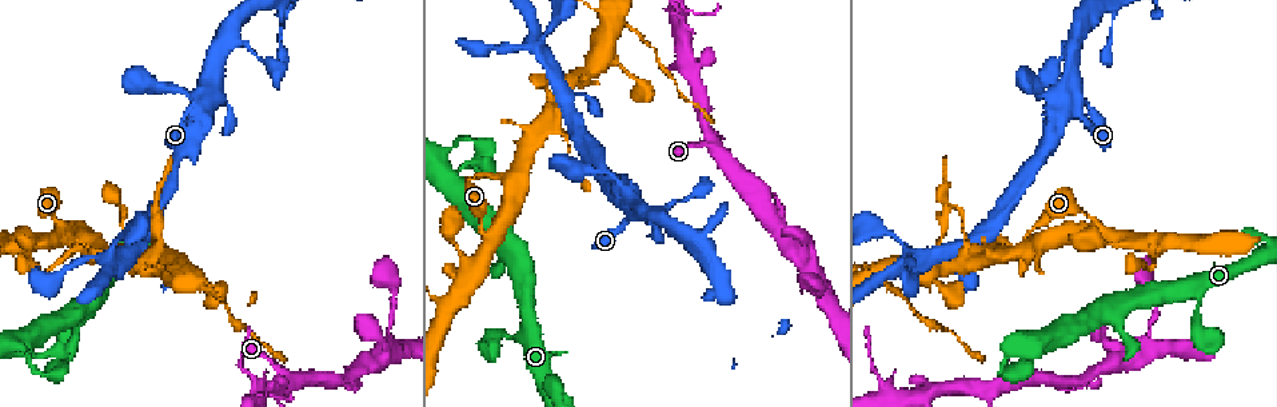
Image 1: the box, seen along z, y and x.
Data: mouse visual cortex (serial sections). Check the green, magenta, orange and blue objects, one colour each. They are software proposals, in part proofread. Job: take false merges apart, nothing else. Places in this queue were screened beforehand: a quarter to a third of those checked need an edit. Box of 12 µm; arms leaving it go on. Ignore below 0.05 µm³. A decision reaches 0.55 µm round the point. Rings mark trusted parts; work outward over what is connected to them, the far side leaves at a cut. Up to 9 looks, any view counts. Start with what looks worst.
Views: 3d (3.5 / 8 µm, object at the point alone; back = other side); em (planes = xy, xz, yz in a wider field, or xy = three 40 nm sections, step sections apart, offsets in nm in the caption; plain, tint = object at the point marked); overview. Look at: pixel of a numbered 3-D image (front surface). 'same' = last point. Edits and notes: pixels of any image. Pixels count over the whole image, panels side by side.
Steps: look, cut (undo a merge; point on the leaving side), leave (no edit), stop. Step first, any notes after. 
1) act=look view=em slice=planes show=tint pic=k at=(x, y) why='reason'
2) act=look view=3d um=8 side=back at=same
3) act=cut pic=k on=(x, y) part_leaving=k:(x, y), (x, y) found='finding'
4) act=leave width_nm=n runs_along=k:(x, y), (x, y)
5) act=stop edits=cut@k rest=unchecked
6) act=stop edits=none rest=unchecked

act=look view=3d um=8 pic=1 at=(1026, 360) why='abrupt turn'

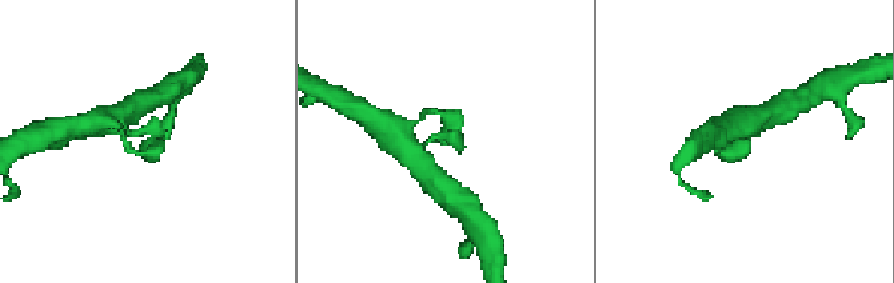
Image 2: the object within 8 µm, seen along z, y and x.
act=look view=em slice=xy step=3 show=tint pic=2 at=(744, 143)

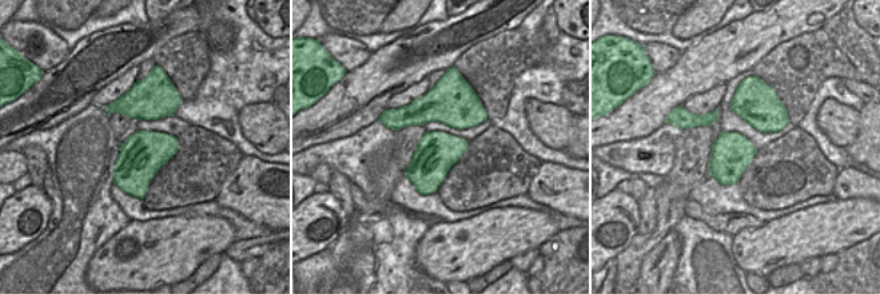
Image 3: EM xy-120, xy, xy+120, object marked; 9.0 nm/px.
act=leave width_nm=380 runs_along=2:(414, 155), (432, 139), (447, 138), (458, 114) found='continuous, no second cell'

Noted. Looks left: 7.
act=look view=3d um=3.5 pic=1 at=(885, 267) why='calibre changes'

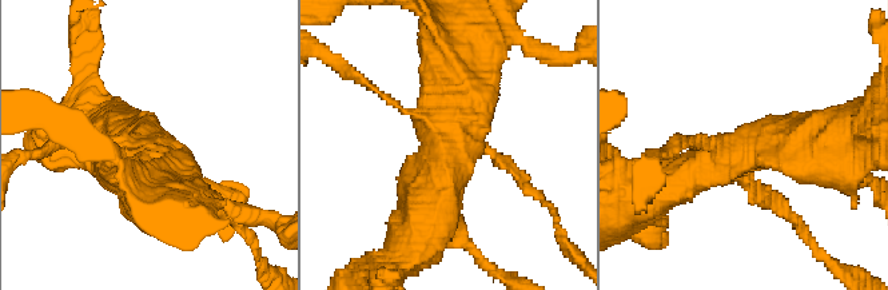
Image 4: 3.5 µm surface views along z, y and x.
act=look view=em slice=xy step=1 show=tint pic=4 at=(743, 151) why='shape alone is not enough'

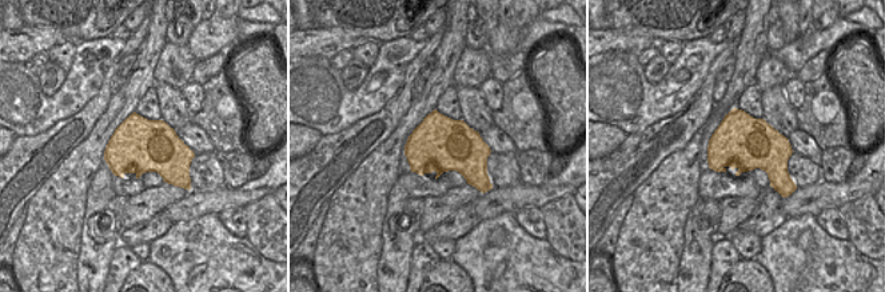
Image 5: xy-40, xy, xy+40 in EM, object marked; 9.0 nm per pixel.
act=cut pic=4 on=(781, 202) border=5:(790, 178), (786, 183), (774, 188) found='two cells meet here'

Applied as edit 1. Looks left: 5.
act=look view=3d um=3.5 pic=1 at=(288, 376) why='side arm on a straight run'

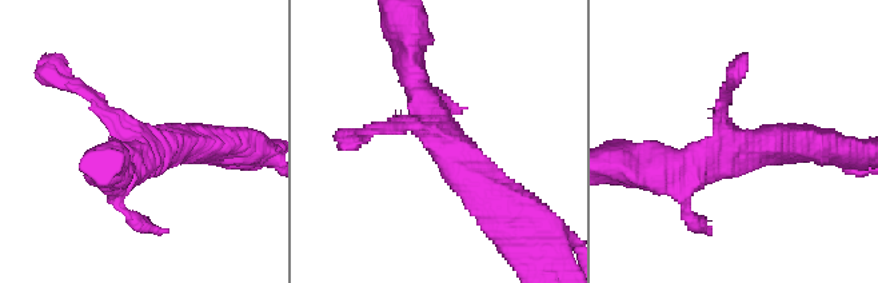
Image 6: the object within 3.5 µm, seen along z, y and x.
act=look view=em slice=xy step=1 show=tint pic=6 at=(731, 141) why='shape alone is not enough'

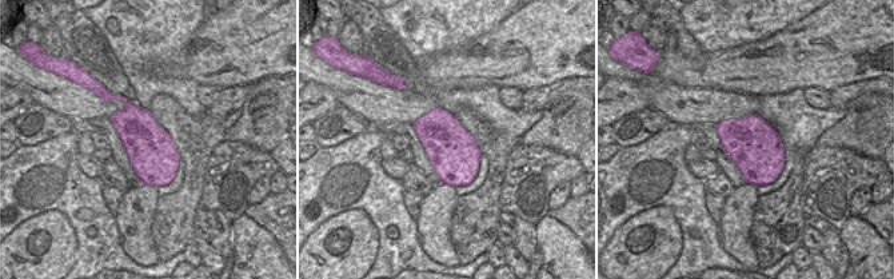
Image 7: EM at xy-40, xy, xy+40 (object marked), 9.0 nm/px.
act=leave runs_along=6:(368, 132), (430, 130), (491, 198) found='all the same cell'

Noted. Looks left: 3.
act=look view=3d um=3.5 pic=1 at=(1152, 267) why='abrupt turn'

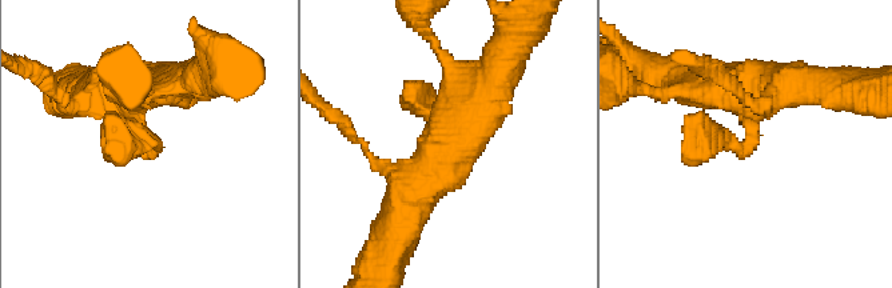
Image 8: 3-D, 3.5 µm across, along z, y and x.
act=look view=em slice=xy step=2 show=tint pic=8 at=(743, 152) why='shape alone is not enough'

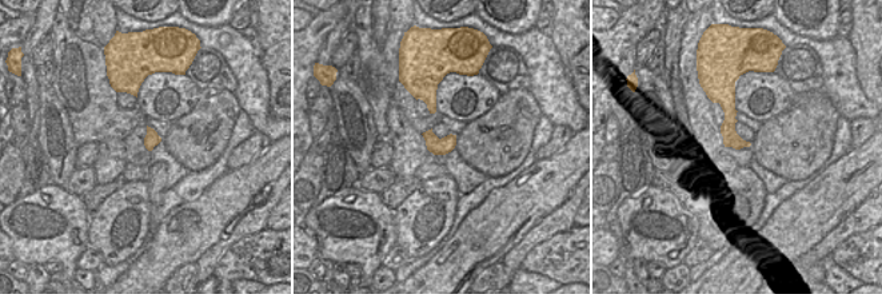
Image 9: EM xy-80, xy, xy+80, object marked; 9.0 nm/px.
act=leave runs_along=9:(730, 90), (729, 134), (739, 144) found='one cell here'

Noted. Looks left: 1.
act=stop edits=cut@4 rest=unchecked

